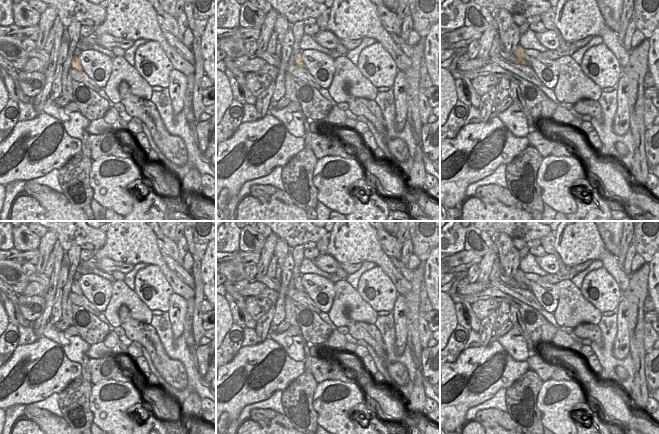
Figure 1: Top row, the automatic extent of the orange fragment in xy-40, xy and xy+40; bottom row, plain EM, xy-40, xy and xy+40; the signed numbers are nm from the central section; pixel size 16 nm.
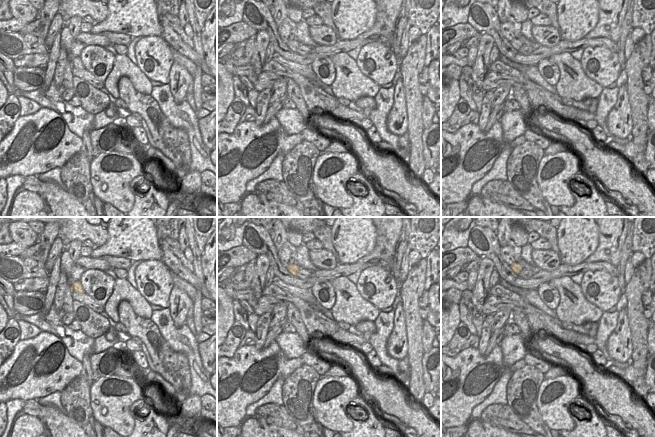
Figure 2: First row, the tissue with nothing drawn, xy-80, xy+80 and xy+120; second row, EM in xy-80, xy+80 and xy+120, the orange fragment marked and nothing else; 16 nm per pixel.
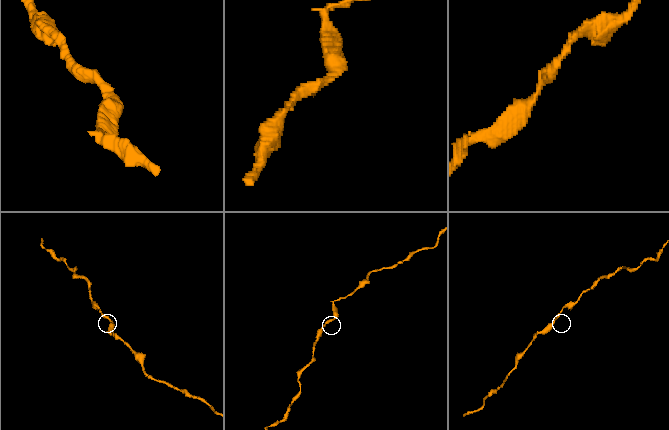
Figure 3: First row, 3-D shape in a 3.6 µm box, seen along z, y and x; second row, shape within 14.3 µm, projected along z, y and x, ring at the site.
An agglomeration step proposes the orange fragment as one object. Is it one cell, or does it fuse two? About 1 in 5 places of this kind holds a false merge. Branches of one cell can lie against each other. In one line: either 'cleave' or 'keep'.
keep

